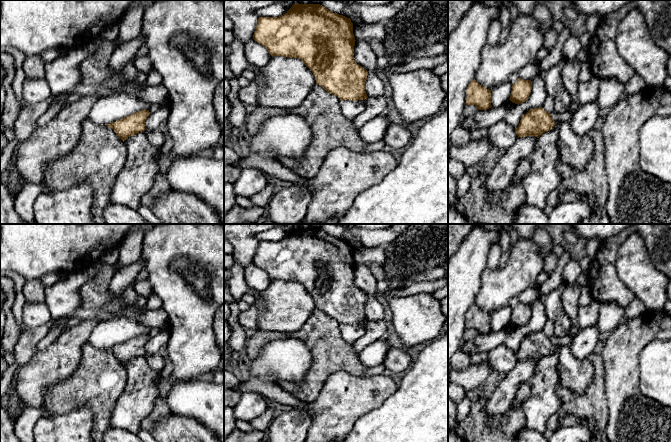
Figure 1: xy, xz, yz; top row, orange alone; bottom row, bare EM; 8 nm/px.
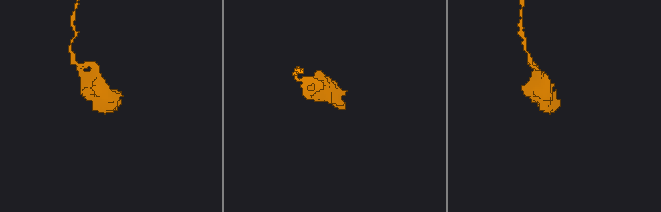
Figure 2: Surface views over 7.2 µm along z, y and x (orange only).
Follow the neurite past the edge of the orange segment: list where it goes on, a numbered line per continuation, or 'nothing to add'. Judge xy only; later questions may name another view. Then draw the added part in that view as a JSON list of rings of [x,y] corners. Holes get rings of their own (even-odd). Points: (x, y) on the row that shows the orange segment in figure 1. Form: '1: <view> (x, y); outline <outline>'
1: xy (155, 137); outline [[[145,128],[144,134],[154,147],[161,147],[165,143],[165,137],[160,129],[148,130]]]

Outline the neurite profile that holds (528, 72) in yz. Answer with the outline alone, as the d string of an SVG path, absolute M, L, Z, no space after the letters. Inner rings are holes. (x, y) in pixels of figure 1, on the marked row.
M526 64L518 70L517 74L521 79L533 81L541 71L534 64Z

